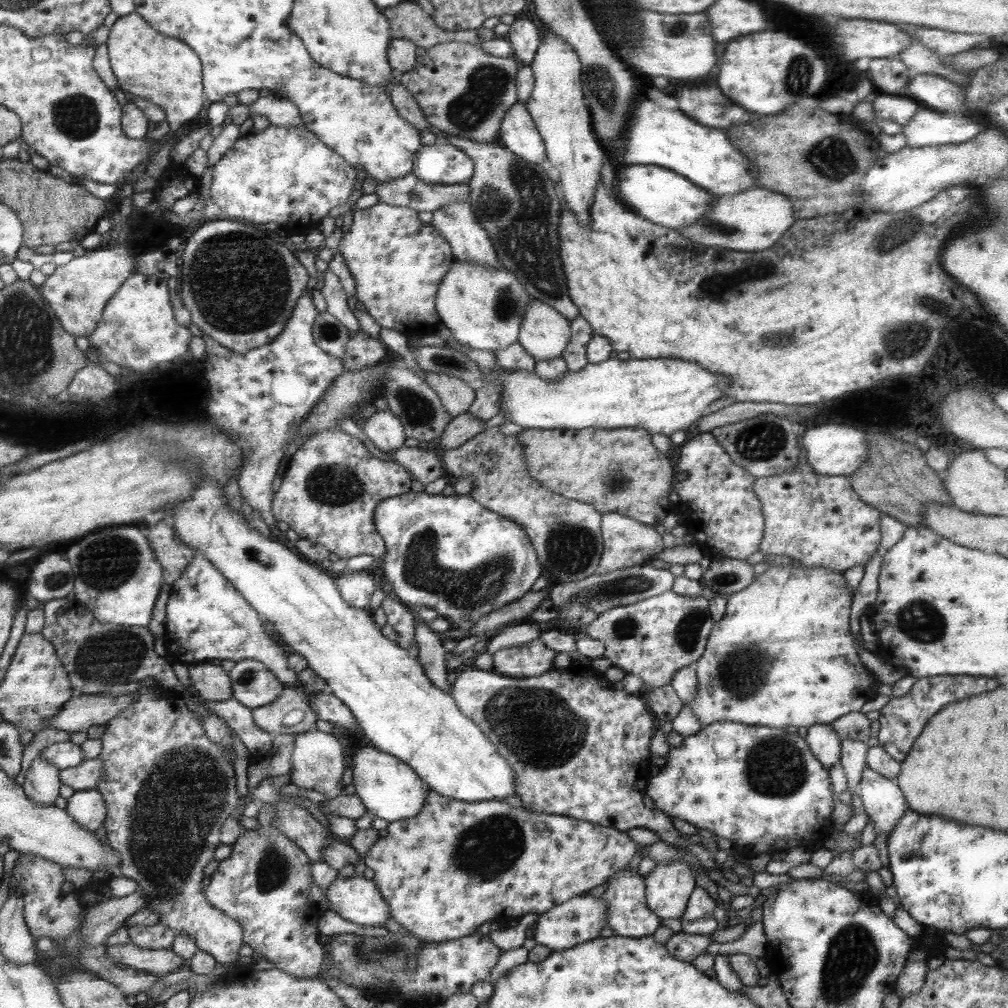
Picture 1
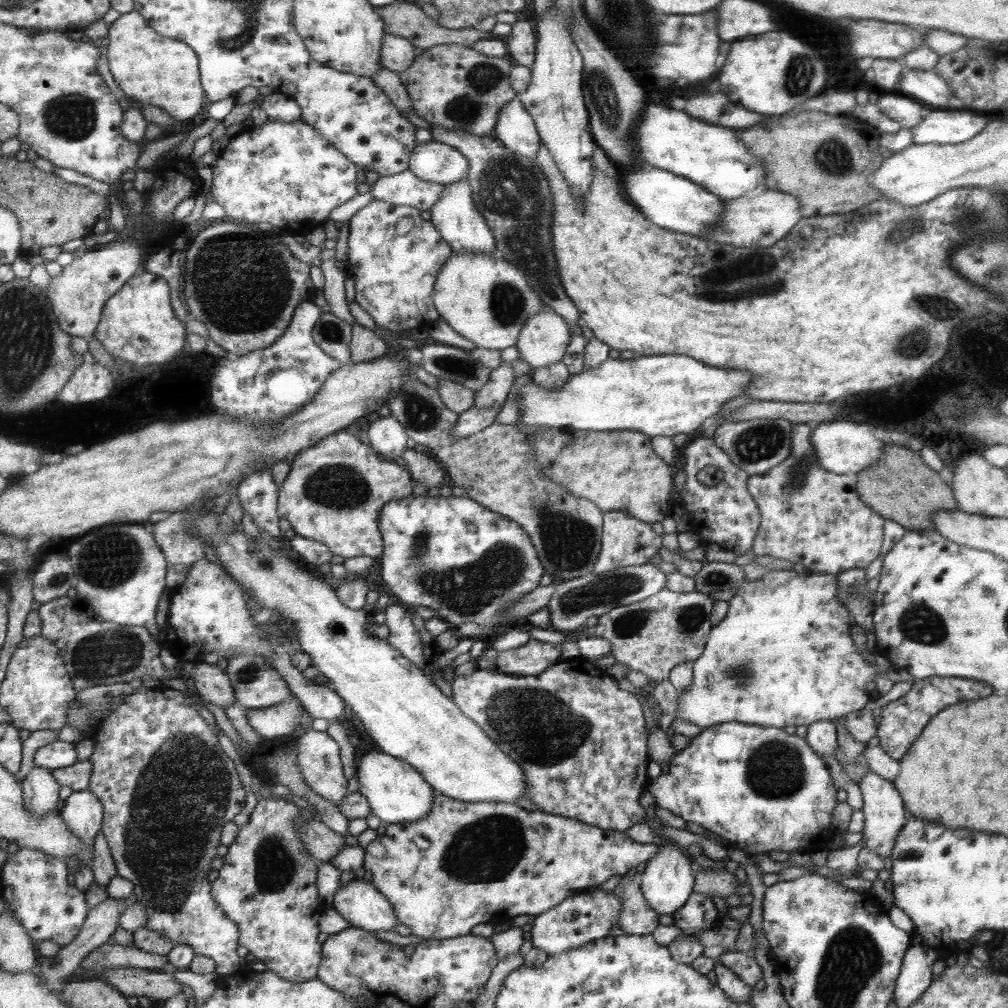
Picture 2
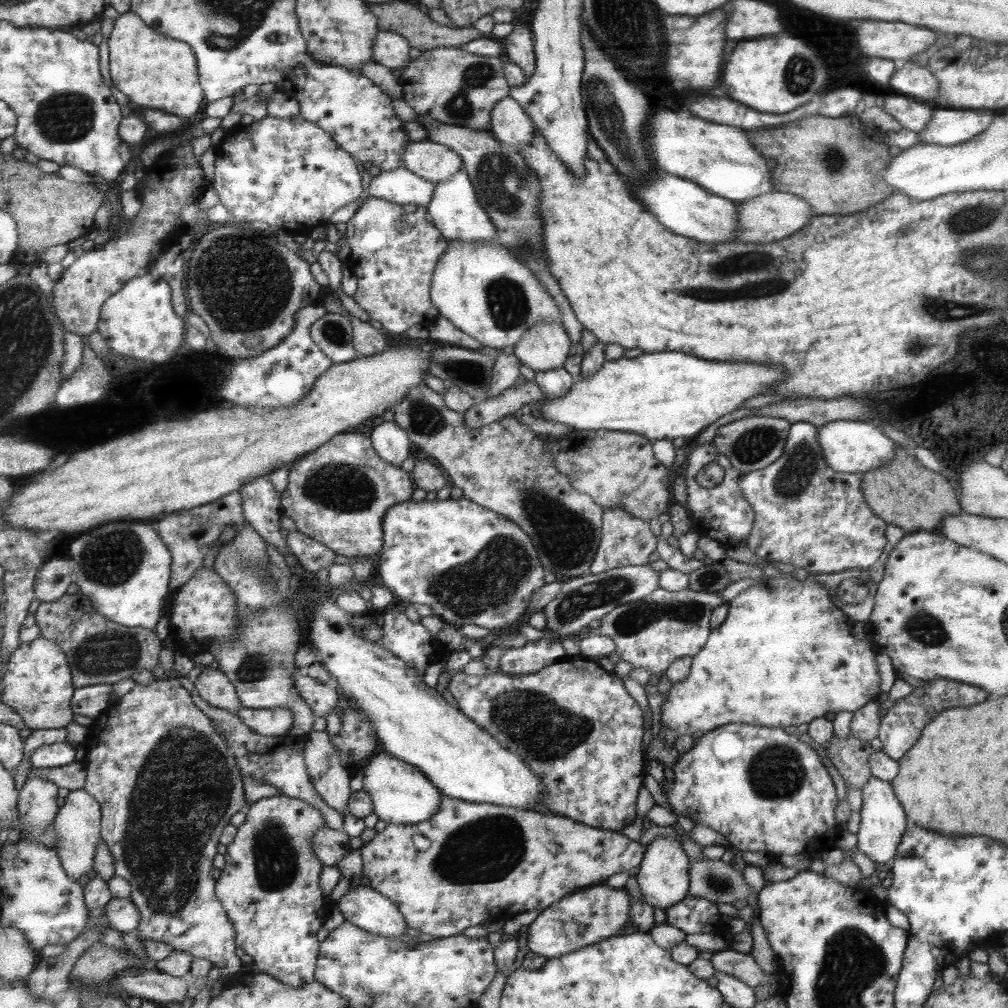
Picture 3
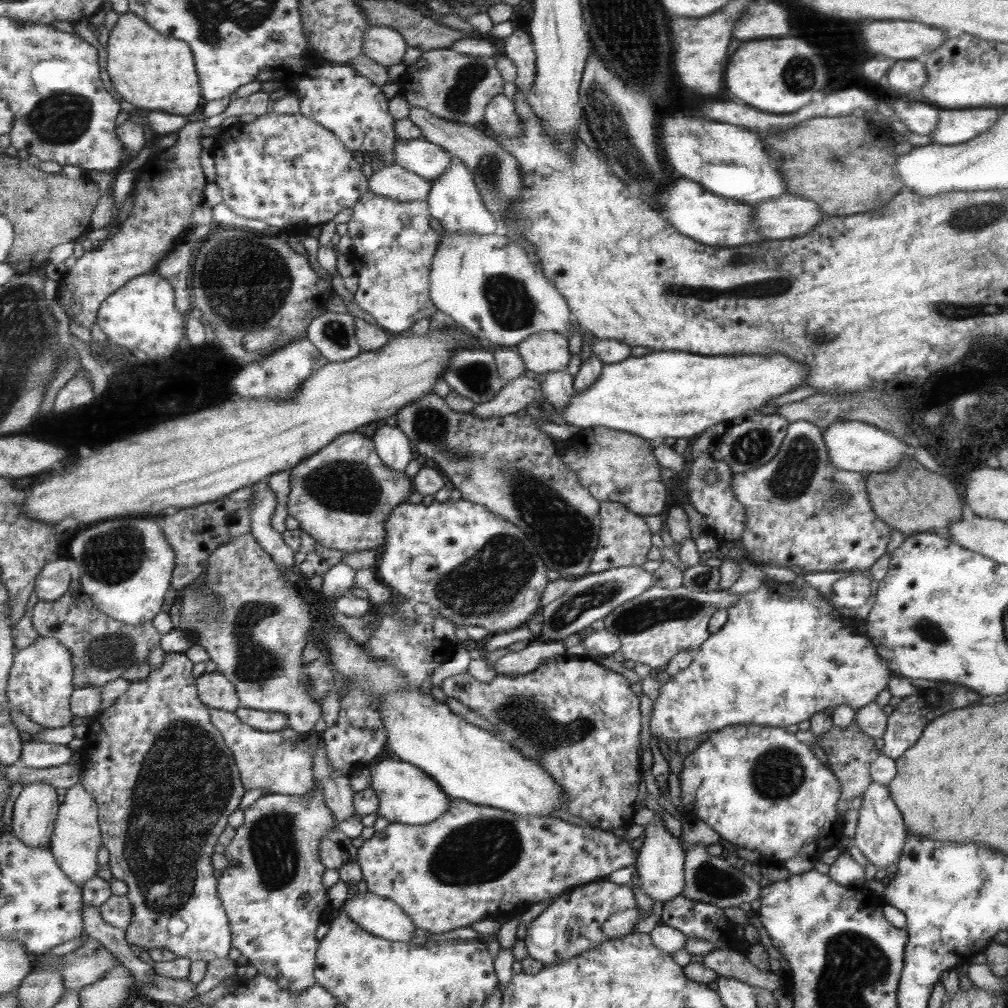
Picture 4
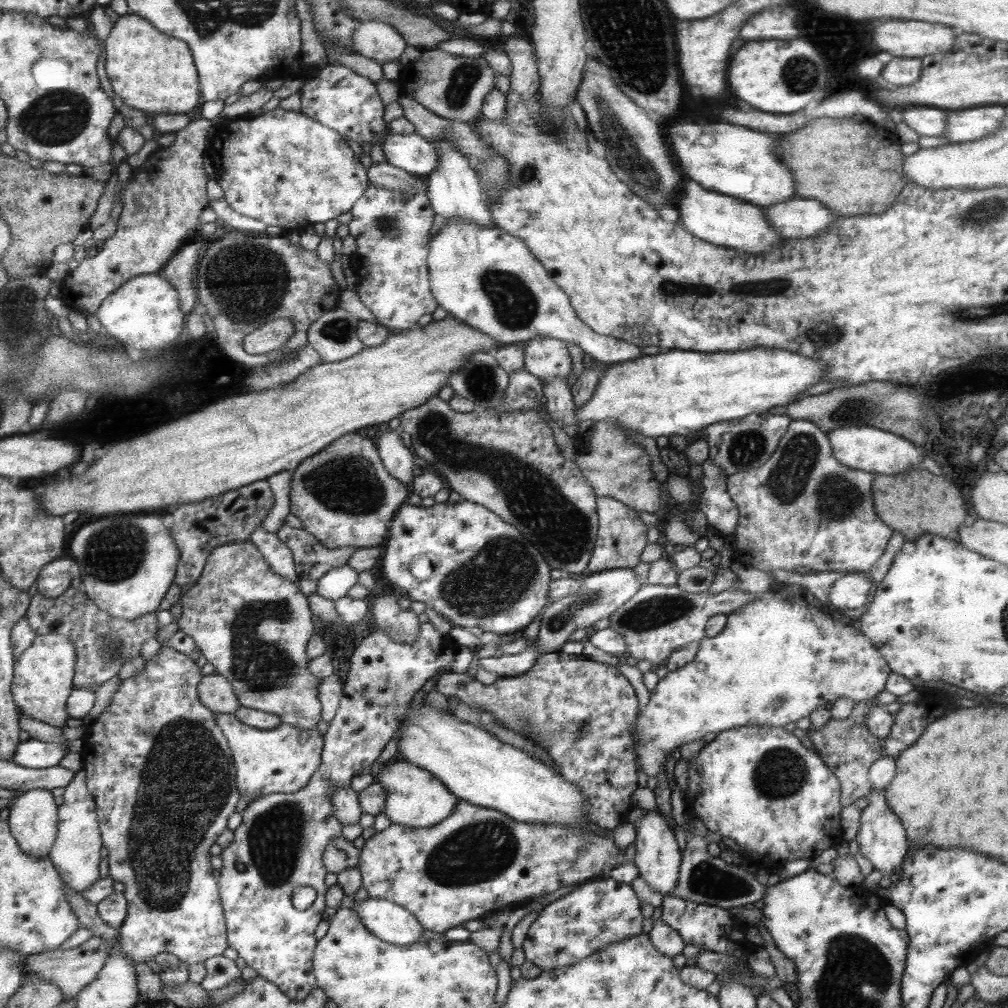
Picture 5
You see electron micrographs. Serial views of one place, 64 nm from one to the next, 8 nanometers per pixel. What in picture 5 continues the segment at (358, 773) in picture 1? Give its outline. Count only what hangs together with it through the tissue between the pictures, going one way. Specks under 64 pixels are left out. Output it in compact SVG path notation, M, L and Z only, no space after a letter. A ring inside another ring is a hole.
M407 760L389 761L380 770L375 781L382 784L382 788L387 791L383 814L392 820L392 824L400 826L426 828L440 825L455 813L456 806L460 802L460 799L430 771L423 770L422 767L415 766Z

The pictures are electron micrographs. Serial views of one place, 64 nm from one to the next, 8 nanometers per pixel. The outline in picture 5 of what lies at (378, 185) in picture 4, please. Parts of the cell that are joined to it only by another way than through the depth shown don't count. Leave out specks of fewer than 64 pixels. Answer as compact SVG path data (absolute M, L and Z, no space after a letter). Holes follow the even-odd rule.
M387 161L372 163L368 174L372 184L391 191L404 192L405 197L414 191L426 191L425 179L396 168Z

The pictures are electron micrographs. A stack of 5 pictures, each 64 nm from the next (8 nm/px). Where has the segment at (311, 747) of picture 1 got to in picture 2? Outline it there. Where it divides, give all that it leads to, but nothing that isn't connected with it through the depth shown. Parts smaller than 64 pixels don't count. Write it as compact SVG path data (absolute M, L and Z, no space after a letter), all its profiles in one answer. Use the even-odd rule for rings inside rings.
M312 728L306 730L306 734L295 736L298 743L298 755L296 762L303 772L303 780L307 782L312 791L316 791L323 799L328 800L332 805L340 805L342 798L348 792L348 781L343 772L342 761L340 761L341 749L326 731L316 731Z

